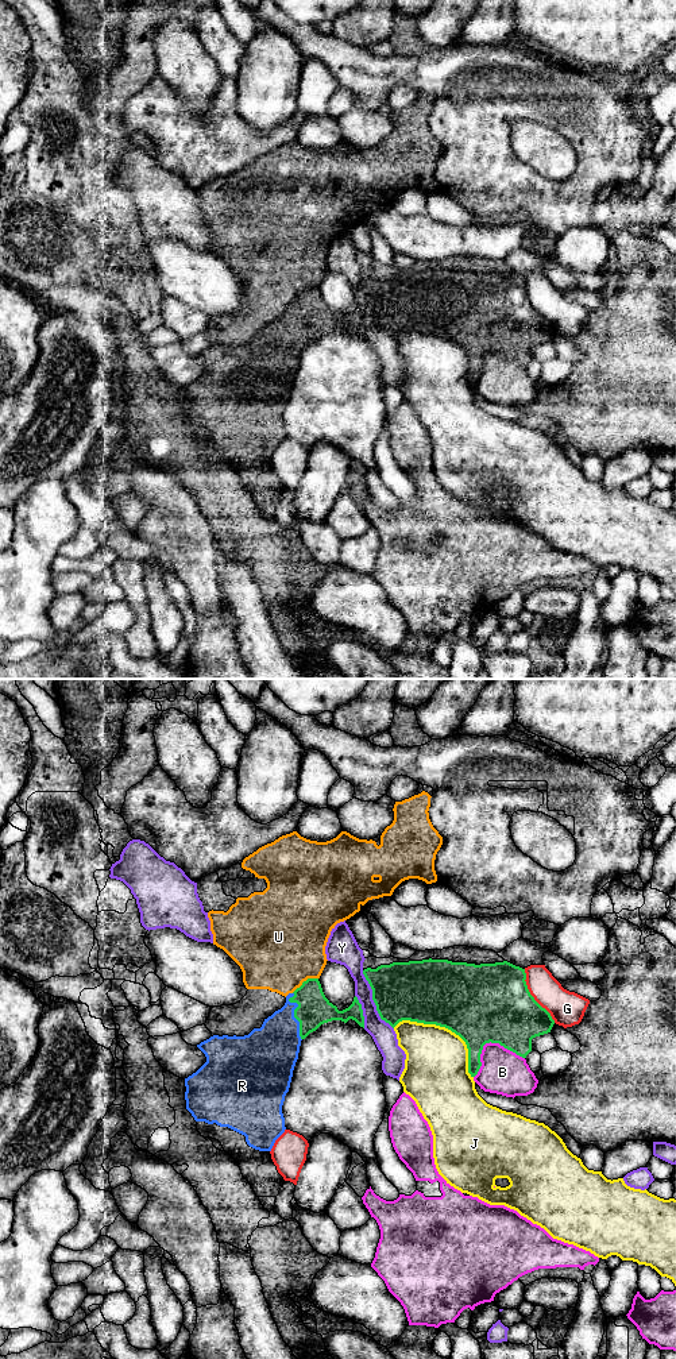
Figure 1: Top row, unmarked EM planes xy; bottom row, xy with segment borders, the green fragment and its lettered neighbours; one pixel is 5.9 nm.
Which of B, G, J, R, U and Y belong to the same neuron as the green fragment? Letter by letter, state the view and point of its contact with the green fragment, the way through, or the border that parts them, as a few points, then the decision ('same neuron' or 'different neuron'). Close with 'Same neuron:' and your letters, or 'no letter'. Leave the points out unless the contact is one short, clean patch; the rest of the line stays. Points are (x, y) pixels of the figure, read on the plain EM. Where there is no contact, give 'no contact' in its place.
B: contact xy (487, 351); different neuron
G: contact xy (532, 305); different neuron
J: contact xy (447, 336); different neuron
R: contact xy (294, 323); same neuron
U: contact xy (304, 290); border xy (317, 286), (309, 286), (292, 301); different neuron
Y: contact xy (373, 308); different neuron
Same neuron: R

